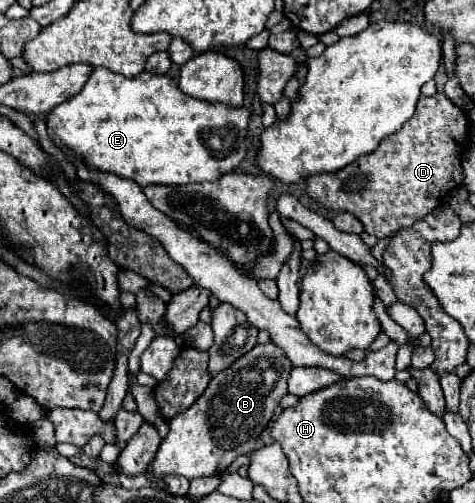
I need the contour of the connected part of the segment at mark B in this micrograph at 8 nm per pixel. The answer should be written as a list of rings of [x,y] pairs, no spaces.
[[[273,341],[257,343],[249,353],[241,355],[231,367],[217,373],[205,393],[183,413],[169,421],[169,435],[149,465],[147,475],[159,477],[177,473],[187,479],[225,473],[235,457],[251,453],[263,429],[275,415],[281,399],[287,395],[287,379],[293,369],[283,349]]]

